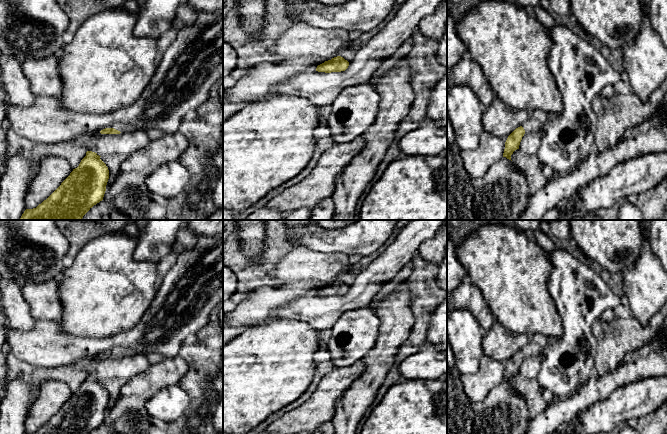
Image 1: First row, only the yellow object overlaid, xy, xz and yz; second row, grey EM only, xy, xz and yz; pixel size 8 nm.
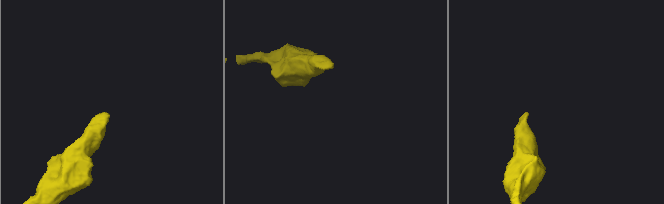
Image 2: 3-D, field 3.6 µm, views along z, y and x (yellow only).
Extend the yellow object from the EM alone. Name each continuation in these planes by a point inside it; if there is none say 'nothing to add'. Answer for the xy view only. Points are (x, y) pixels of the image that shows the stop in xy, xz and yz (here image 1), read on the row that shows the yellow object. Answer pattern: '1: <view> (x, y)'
1: xy (121, 127)

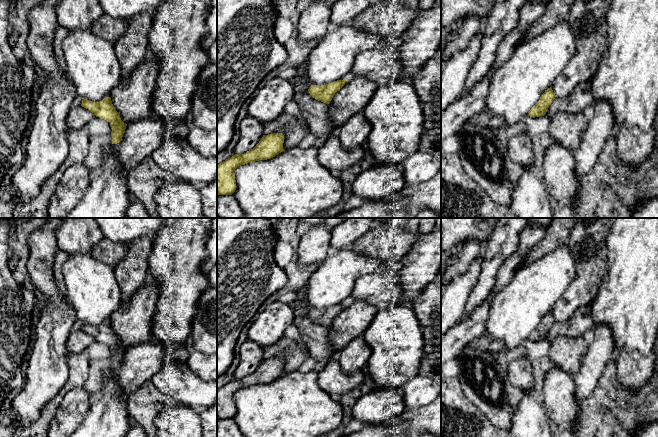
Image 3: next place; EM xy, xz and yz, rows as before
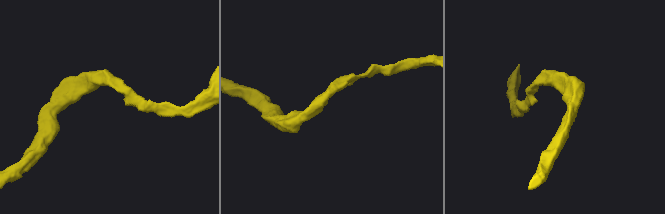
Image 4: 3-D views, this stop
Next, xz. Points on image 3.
nothing to add

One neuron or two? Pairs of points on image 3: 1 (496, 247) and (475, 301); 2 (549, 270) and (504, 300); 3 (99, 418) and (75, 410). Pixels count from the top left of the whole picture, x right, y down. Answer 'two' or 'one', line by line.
1: one
2: one
3: two

